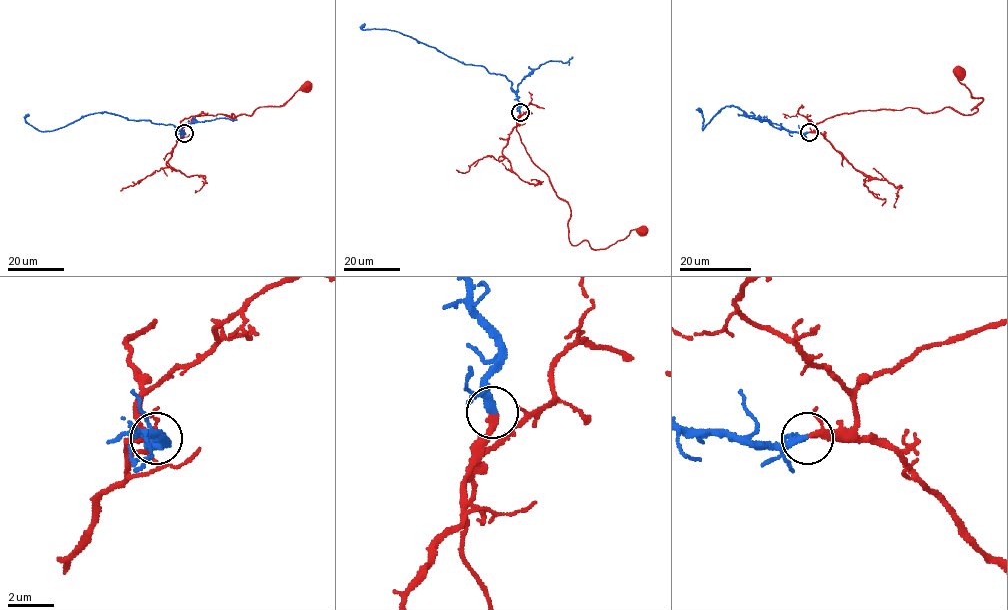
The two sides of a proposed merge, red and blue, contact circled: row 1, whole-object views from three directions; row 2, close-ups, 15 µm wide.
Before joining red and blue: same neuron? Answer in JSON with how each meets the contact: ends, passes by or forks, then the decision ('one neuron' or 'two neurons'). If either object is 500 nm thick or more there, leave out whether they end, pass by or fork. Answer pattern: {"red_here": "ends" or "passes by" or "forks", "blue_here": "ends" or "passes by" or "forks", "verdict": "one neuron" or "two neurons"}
{"red_here": "passes by", "blue_here": "forks", "verdict": "one neuron"}

